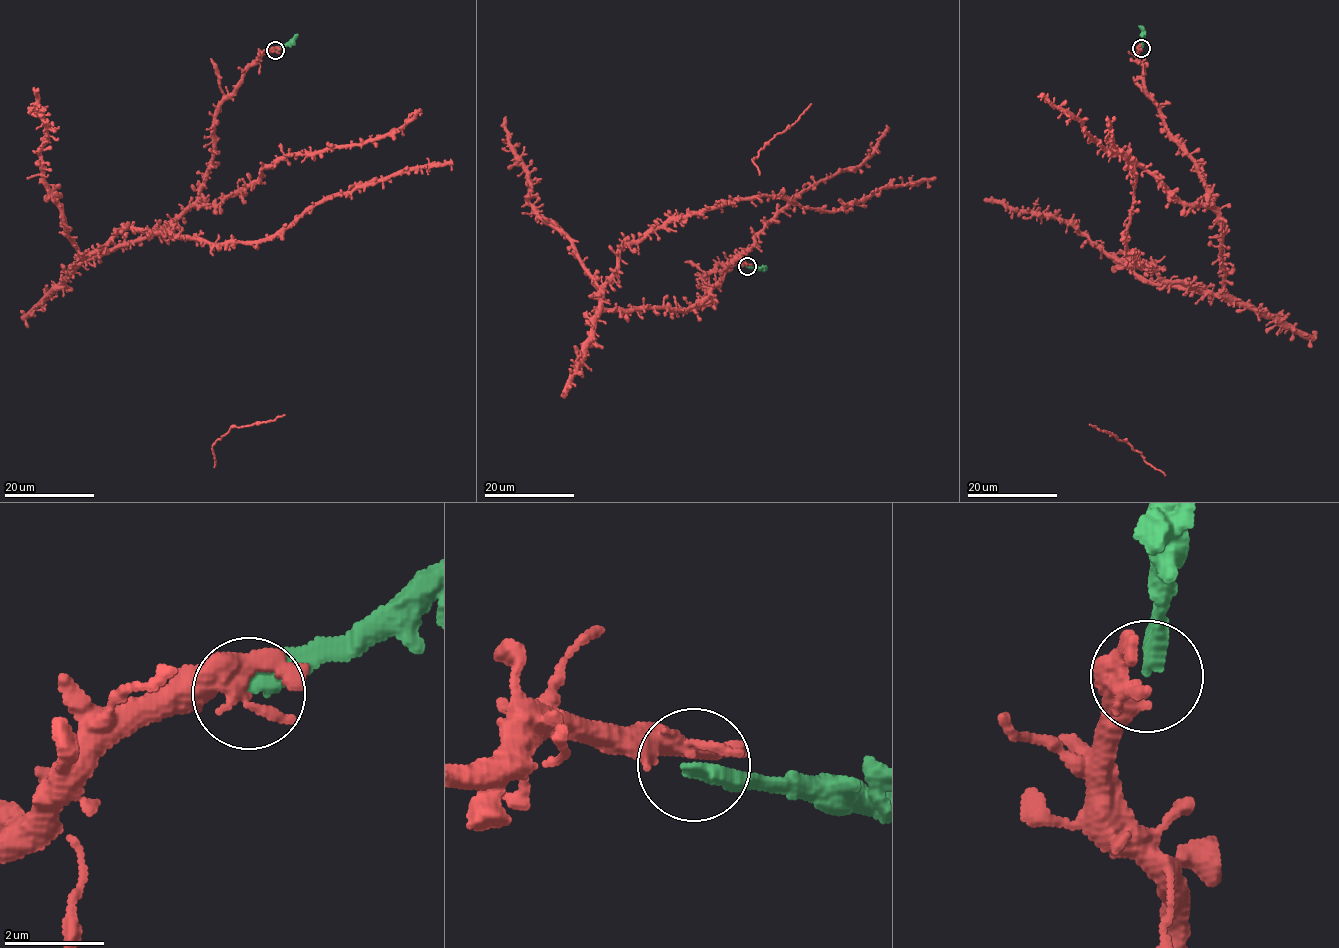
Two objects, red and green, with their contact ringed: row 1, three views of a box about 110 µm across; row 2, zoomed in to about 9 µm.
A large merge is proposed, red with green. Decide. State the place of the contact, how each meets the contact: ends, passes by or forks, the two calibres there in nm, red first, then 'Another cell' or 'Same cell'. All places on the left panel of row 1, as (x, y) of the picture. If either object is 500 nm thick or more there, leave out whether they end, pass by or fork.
Place: (275, 50). At the ring red forks. At the ring green ends. Thickness 260 nm (red) against 360 nm. Same cell

